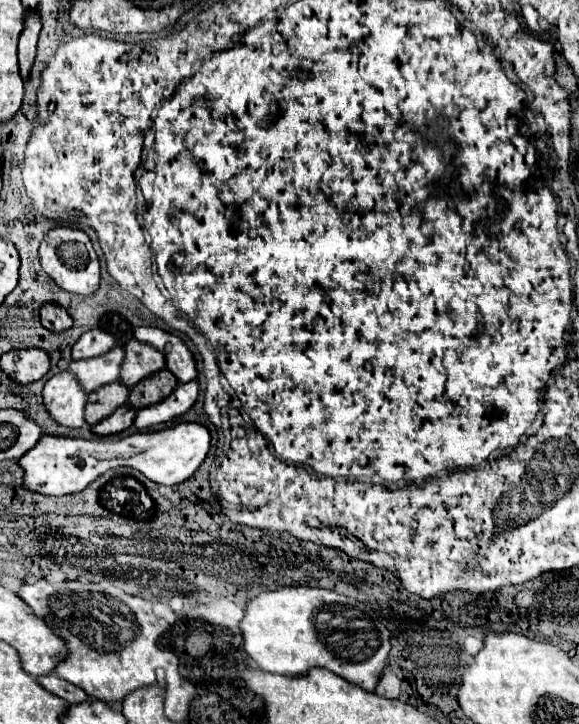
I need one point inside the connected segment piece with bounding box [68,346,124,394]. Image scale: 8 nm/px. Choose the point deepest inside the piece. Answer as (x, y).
(99, 371)

